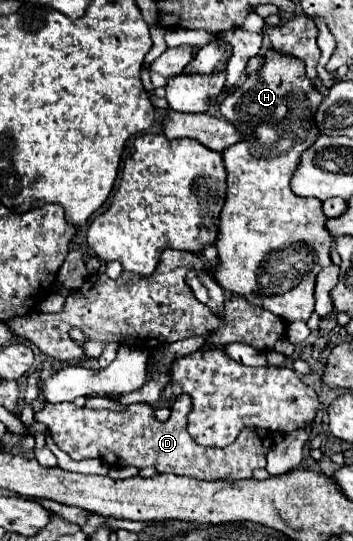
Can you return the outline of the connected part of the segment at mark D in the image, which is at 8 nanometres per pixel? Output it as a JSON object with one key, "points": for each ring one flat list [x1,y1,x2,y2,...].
{"points":[[179,395,177,403,171,409,171,417,167,421,159,421,155,417,155,409,147,403,133,403,127,405,125,411,111,411,111,409,99,409,91,411,85,407,75,407,73,403,45,403,41,411,35,413,35,421,47,423,51,429,51,437,57,443,61,451,65,451,73,461,81,459,101,459,109,467,133,466,137,469,143,467,155,467,159,473,175,473,185,477,197,477,197,479,249,479,253,469,265,467,265,455,273,447,273,439,269,433,257,431,257,429,243,429,235,443,227,447,203,447,195,443,187,431,187,415,193,409,193,401,189,395]]}

